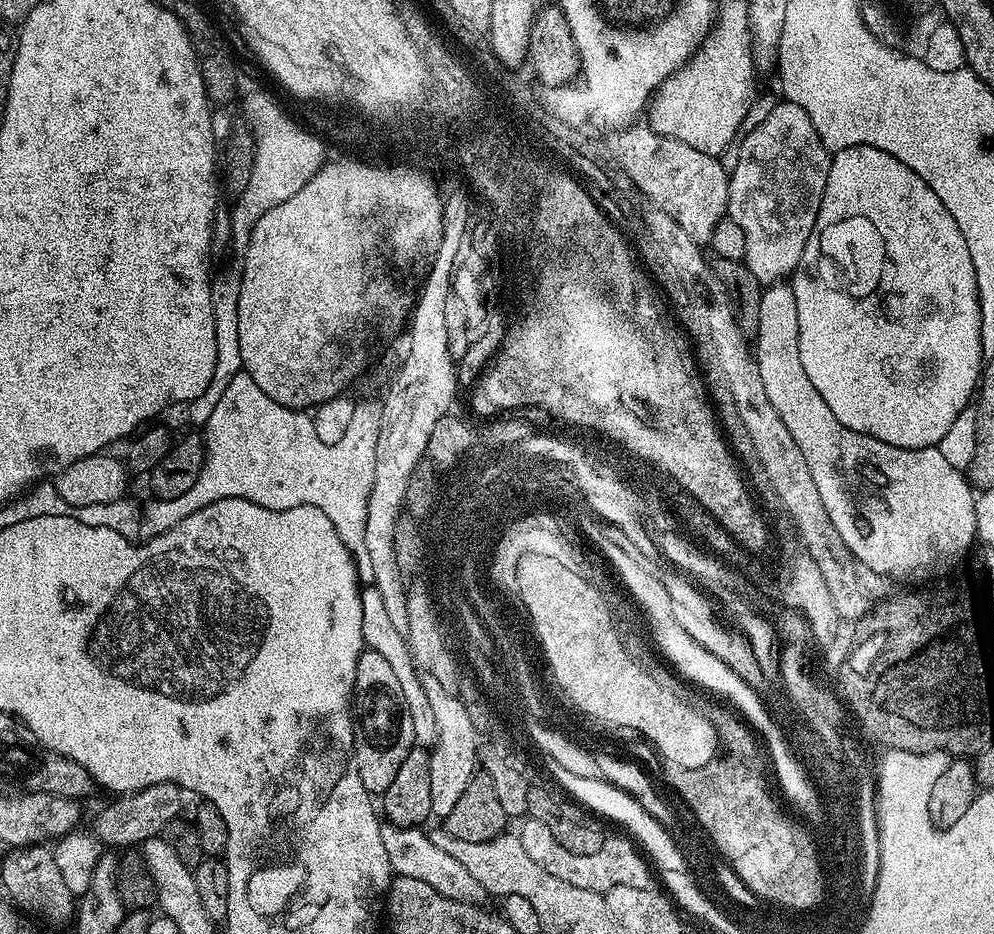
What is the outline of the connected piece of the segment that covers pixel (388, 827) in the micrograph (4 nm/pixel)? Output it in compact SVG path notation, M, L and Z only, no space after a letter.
M387 822L381 823L380 834L382 846L386 846L386 858L390 862L393 873L406 878L418 878L418 882L426 882L426 886L434 886L438 894L446 898L464 900L467 904L480 904L486 893L480 883L464 866L454 862L450 854L446 854L433 843L429 833L423 827L399 828Z

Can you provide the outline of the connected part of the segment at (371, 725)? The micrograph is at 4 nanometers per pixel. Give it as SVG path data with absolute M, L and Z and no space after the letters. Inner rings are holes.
M371 650L361 651L356 662L355 687L368 688L354 700L354 723L352 726L351 761L362 778L362 786L370 794L382 794L394 782L402 758L414 746L412 723L402 694L398 691L398 678L390 670L390 662L382 654Z

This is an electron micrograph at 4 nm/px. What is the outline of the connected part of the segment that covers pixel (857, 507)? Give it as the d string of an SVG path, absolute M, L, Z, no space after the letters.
M769 283L760 293L754 359L770 405L776 409L806 458L826 513L851 555L874 570L911 578L914 583L936 576L967 559L977 539L976 496L967 477L947 462L939 447L890 446L878 438L850 430L834 418L834 410L822 402L822 396L814 390L810 378L806 378L806 370L802 370L802 358L798 354L798 308L792 297L791 283Z

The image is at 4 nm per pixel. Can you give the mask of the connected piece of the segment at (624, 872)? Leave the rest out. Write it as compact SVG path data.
M525 819L525 824L518 829L518 835L522 842L522 850L546 874L554 874L562 882L570 882L570 886L578 886L582 890L594 890L598 893L606 893L614 886L638 886L639 888L649 887L653 883L652 876L648 873L649 861L642 855L641 849L627 835L612 836L601 839L600 843L591 850L582 854L574 854L550 834L550 828L533 820Z

